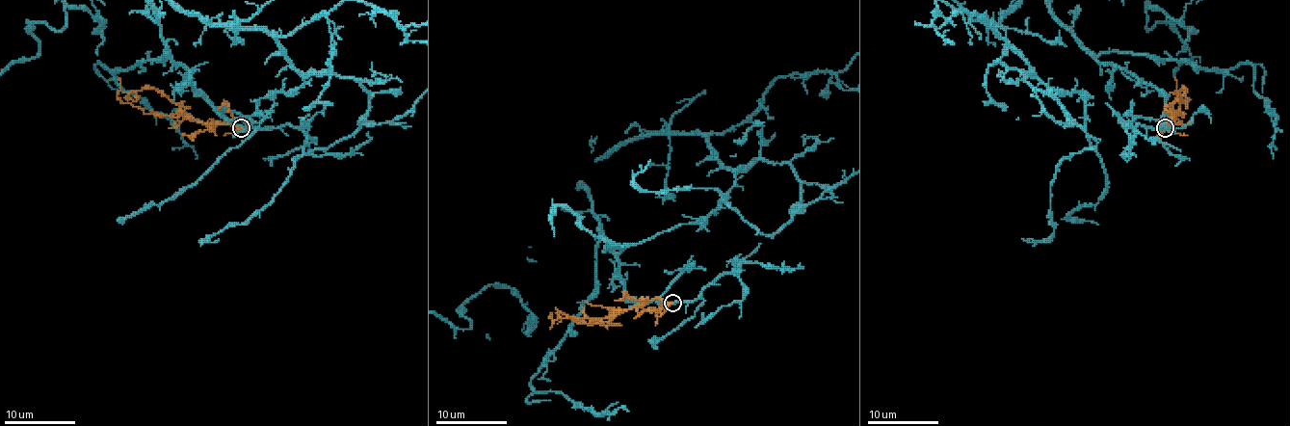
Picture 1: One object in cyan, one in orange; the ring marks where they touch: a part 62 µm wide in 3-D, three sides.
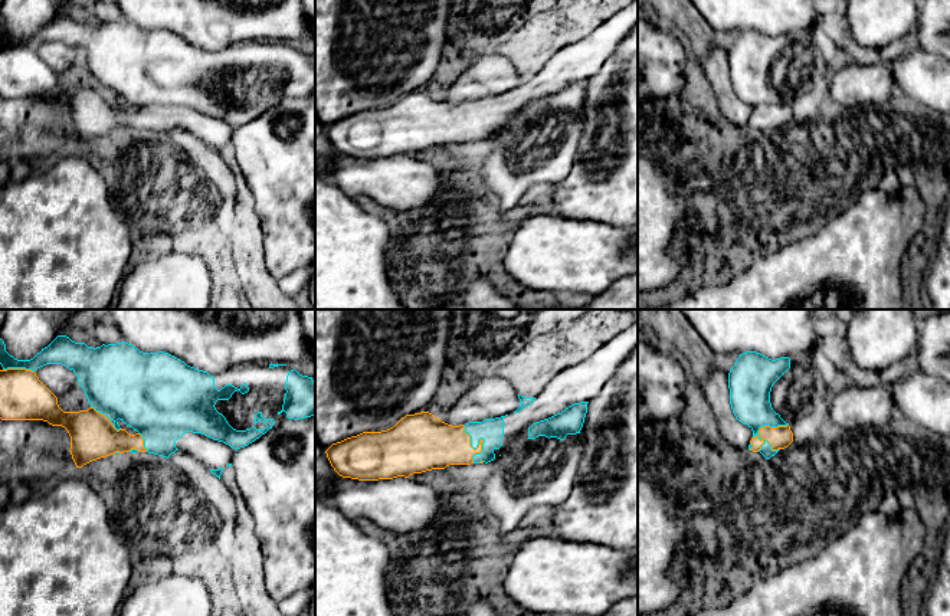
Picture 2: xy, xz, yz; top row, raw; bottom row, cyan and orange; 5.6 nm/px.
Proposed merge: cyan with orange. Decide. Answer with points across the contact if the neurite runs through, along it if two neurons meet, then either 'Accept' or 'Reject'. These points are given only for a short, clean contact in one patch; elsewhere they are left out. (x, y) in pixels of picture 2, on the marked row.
Accept

